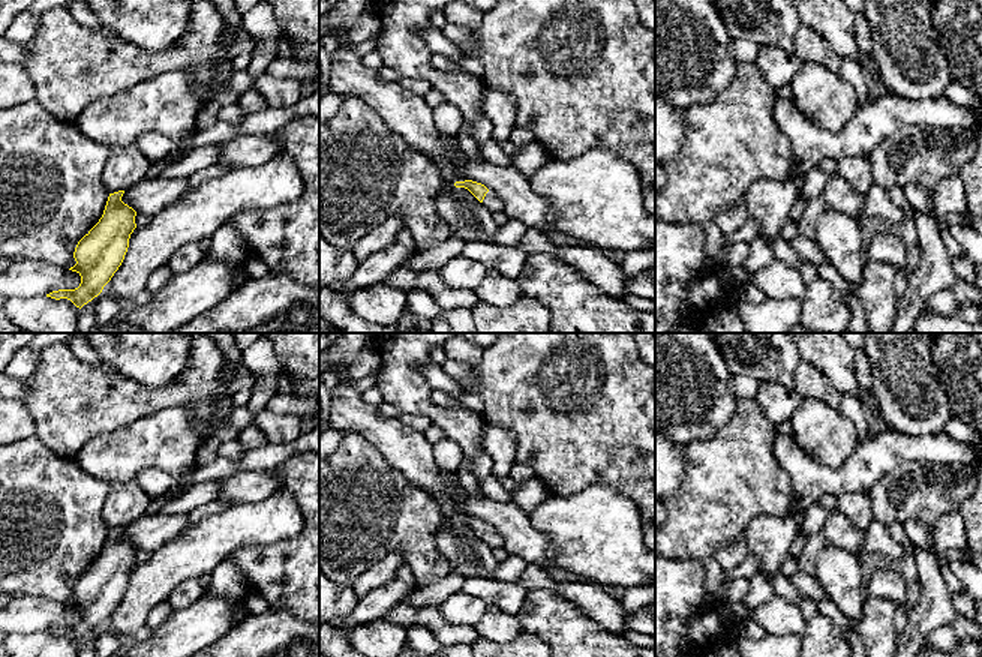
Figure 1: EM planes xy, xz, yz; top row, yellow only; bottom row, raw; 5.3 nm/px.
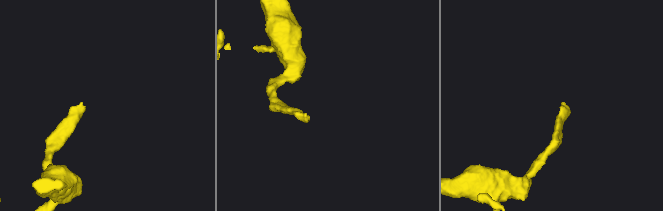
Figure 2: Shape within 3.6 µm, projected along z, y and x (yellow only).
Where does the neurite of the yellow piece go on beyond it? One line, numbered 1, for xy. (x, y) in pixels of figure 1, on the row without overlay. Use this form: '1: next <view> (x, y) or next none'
1: next none

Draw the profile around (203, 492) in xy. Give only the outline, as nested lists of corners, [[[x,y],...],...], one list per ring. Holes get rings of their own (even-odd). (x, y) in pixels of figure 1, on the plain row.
[[[220,480],[199,482],[190,486],[181,496],[168,501],[162,512],[165,514],[190,514],[195,508],[214,501],[220,492]]]

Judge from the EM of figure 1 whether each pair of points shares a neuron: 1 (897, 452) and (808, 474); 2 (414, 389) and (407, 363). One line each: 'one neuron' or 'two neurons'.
1: one neuron
2: one neuron

